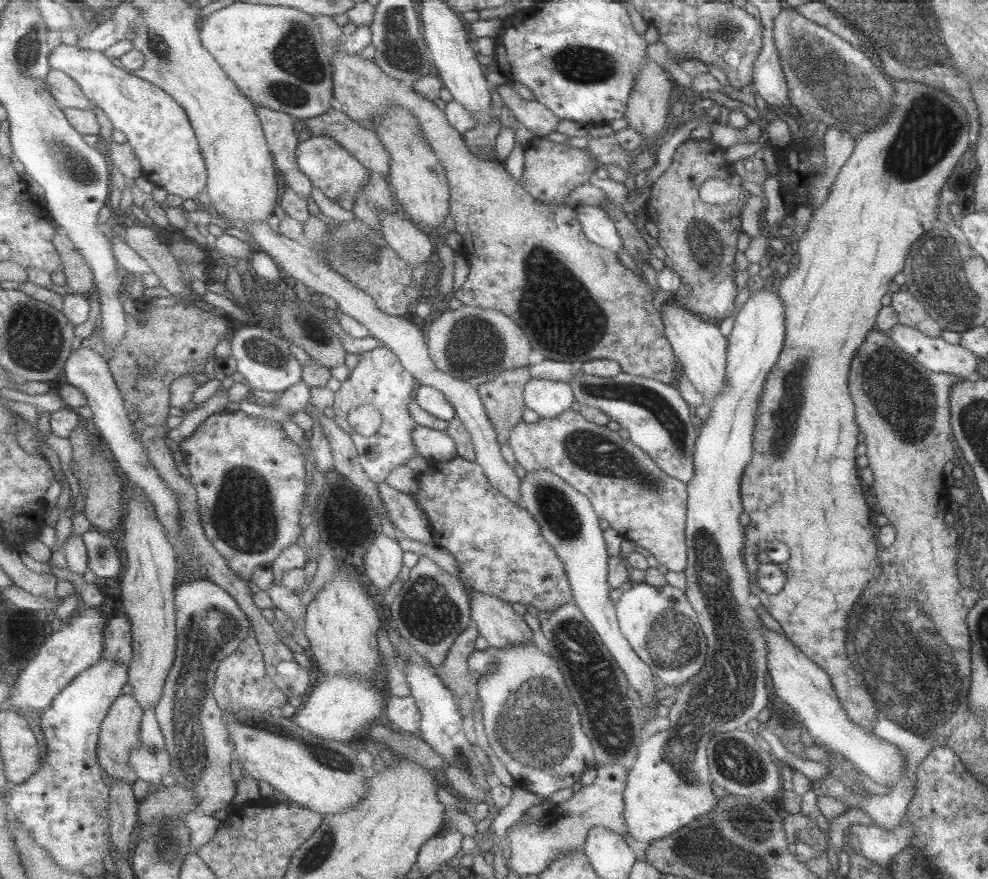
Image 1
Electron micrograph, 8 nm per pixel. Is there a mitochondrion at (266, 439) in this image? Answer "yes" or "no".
no

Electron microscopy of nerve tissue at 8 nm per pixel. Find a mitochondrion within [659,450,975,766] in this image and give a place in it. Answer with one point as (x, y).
(918, 660)

